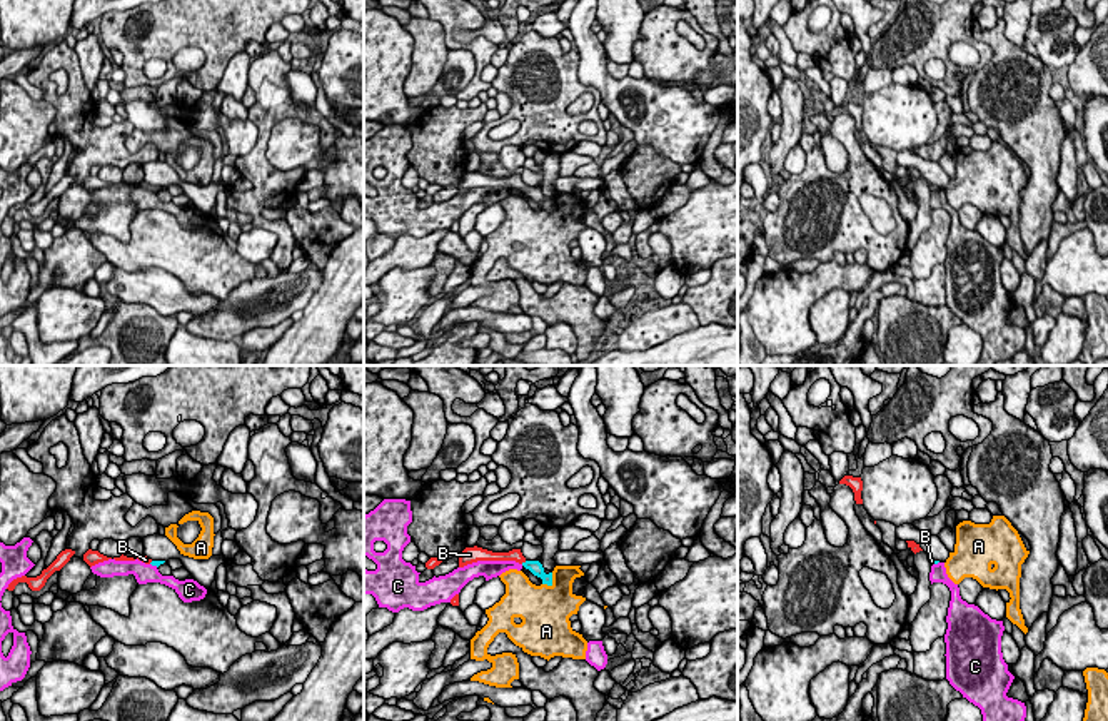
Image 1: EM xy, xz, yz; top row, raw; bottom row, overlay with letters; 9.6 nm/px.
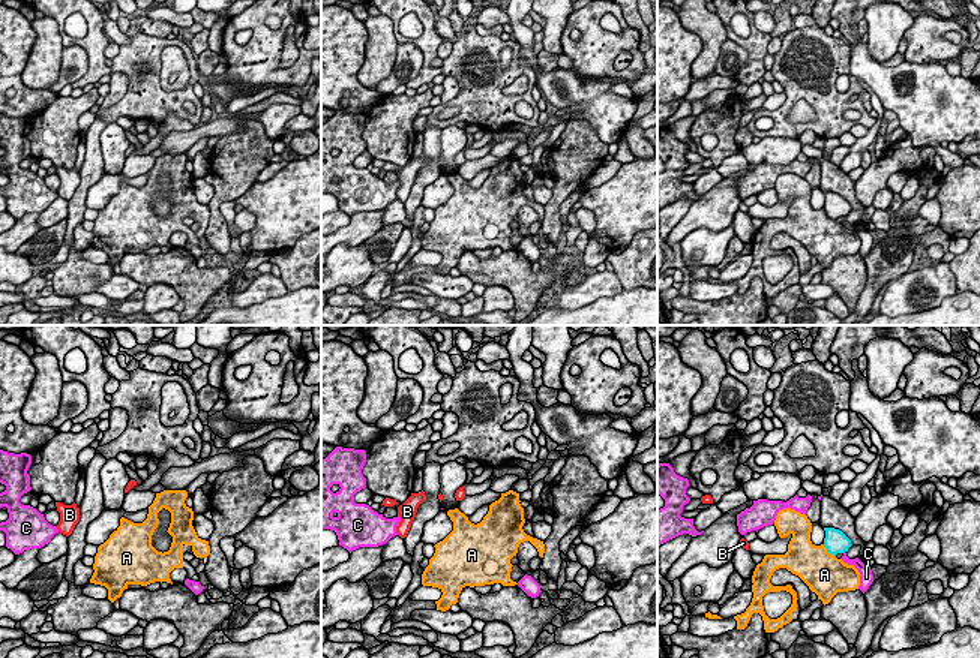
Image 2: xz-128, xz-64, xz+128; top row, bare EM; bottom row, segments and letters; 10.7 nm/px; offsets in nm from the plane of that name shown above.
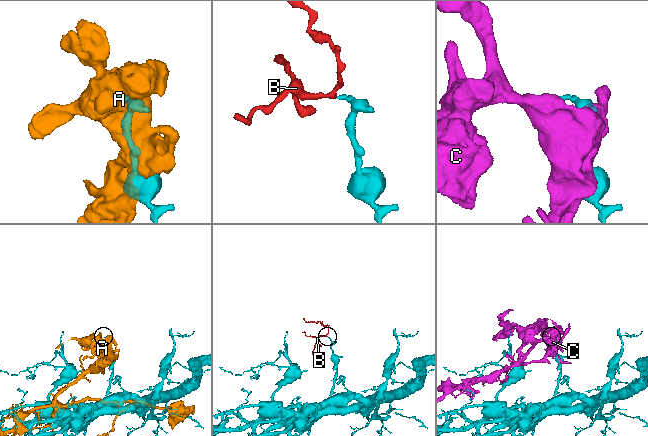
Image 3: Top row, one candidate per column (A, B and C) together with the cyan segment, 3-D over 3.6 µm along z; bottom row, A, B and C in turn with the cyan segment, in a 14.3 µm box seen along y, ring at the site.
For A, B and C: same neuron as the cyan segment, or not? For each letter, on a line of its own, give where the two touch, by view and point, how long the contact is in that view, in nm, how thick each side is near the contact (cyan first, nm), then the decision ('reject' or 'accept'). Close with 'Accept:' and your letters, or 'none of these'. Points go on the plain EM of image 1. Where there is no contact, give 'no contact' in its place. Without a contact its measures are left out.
A: meets cyan in xz at (551, 209); contact 160 nm long; 130 nm thick on the cyan side, 460 nm on the other; reject
B: meets cyan in xz at (523, 189); contact 70 nm long; 130 nm thick on the cyan side, 120 nm on the other; accept
C: meets cyan in xy at (154, 191); contact 90 nm long; 60 nm thick on the cyan side, 190 nm on the other; reject
Accept: B

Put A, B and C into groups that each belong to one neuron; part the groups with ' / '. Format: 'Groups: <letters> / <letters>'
Groups: A / B / C

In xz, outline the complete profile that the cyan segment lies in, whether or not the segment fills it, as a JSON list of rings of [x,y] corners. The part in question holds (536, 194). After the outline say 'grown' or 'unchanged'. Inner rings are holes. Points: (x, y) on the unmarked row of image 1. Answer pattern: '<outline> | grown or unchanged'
[[[466,174],[459,182],[459,194],[477,187],[516,187],[529,195],[534,202],[542,205],[542,210],[552,212],[552,199],[546,200],[539,187],[527,187],[521,175],[512,175],[509,179],[492,179],[482,174]]] | grown

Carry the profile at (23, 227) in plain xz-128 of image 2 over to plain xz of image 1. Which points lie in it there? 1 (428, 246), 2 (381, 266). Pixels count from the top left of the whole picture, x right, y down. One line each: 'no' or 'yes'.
1: yes
2: yes

